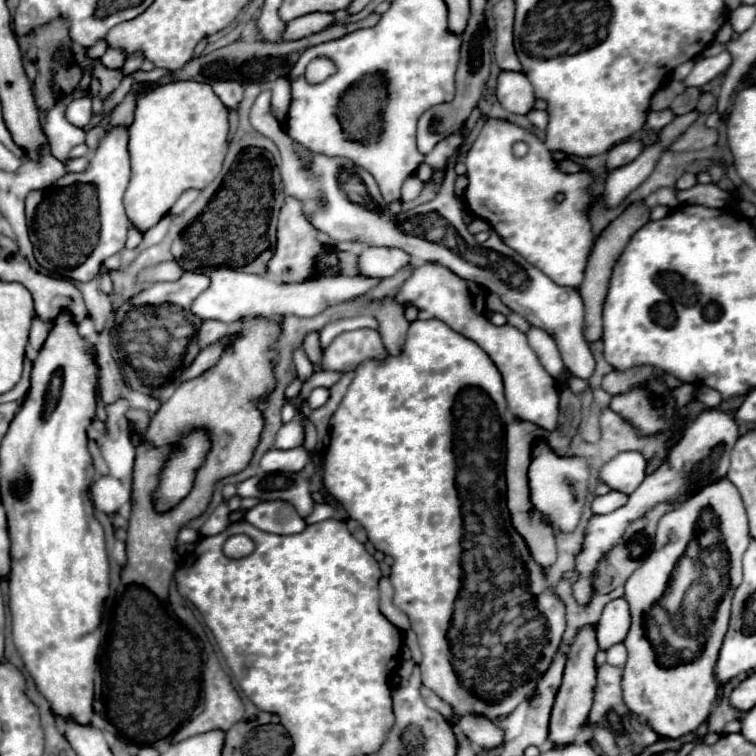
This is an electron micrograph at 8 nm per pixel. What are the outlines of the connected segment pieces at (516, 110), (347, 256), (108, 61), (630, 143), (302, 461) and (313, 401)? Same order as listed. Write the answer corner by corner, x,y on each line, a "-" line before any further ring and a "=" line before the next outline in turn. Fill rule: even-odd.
501,72
497,82
497,100
513,114
529,114
535,106
535,92
521,72
=
339,248
337,252
339,252
339,262
341,262
339,274
343,274
343,276
357,276
359,274
359,268
357,268
359,256
357,256
357,252
355,250
343,250
343,248
=
107,48
107,52
99,60
105,68
121,68
125,64
125,54
117,52
115,48
=
631,138
631,140
625,140
621,144
615,144
607,152
607,168
613,170
613,168
619,168
619,166
635,160
643,148
645,148
645,144
639,138
=
297,446
291,450
277,450
271,448
263,454
259,466
263,472
277,472
277,470
285,470
285,472
299,472
303,470
303,466
309,462
309,452
305,450
305,446
=
315,388
307,402
309,402
309,408
321,408
327,400
329,400
329,390
327,388

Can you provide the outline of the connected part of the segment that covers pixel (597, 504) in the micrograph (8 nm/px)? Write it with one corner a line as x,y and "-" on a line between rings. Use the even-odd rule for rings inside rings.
613,490
613,492
605,494
605,496
597,496
593,500
593,504
591,504
591,510
593,510
593,514
609,514
609,512
625,506
627,498
629,498
627,494

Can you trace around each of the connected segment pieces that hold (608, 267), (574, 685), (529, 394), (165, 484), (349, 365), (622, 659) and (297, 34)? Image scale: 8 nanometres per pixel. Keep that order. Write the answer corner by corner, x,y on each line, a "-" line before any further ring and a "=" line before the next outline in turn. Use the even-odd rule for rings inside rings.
633,202
631,206
627,206
627,210
617,216
597,238
593,250
591,250
591,256
589,256
589,262
587,262
587,270
585,270
585,280
579,288
579,294
585,302
585,338
589,342
595,342
601,338
601,332
603,332
603,320
601,320
601,310
603,310
603,302
605,302
605,296
607,296
607,288
609,288
609,278
611,278
611,270
613,270
613,264
617,262
617,258
621,256
625,244
629,242
629,238
643,226
649,222
649,214
651,214
651,208
645,206
645,202
=
583,628
575,642
569,646
569,656
567,656
567,666
563,674
563,684
557,692
555,706
551,712
551,726
549,726
549,740
557,744
571,744
575,742
575,734
579,726
587,722
591,702
593,702
593,684
595,684
595,654
597,654
597,642
595,642
595,630
593,628
=
423,264
415,268
413,276
391,298
403,308
415,306
417,310
433,314
455,332
479,344
503,376
507,408
511,410
511,414
519,420
531,422
547,432
553,432
557,428
559,418
559,384
541,366
537,354
527,344
527,336
523,332
511,326
493,326
485,318
485,296
487,292
479,284
461,280
439,264
=
195,430
189,436
185,436
181,446
171,454
161,472
161,482
155,492
155,504
159,510
171,508
189,494
193,476
197,468
203,464
207,452
209,438
205,432
=
377,330
341,332
323,352
323,370
351,372
365,360
385,360
387,350
=
615,644
607,650
607,664
611,666
623,666
627,662
627,650
623,644
=
321,12
305,14
297,20
287,22
287,30
285,30
283,40
301,40
301,38
307,38
311,34
317,34
317,32
329,28
331,24
335,24
333,14
321,14

